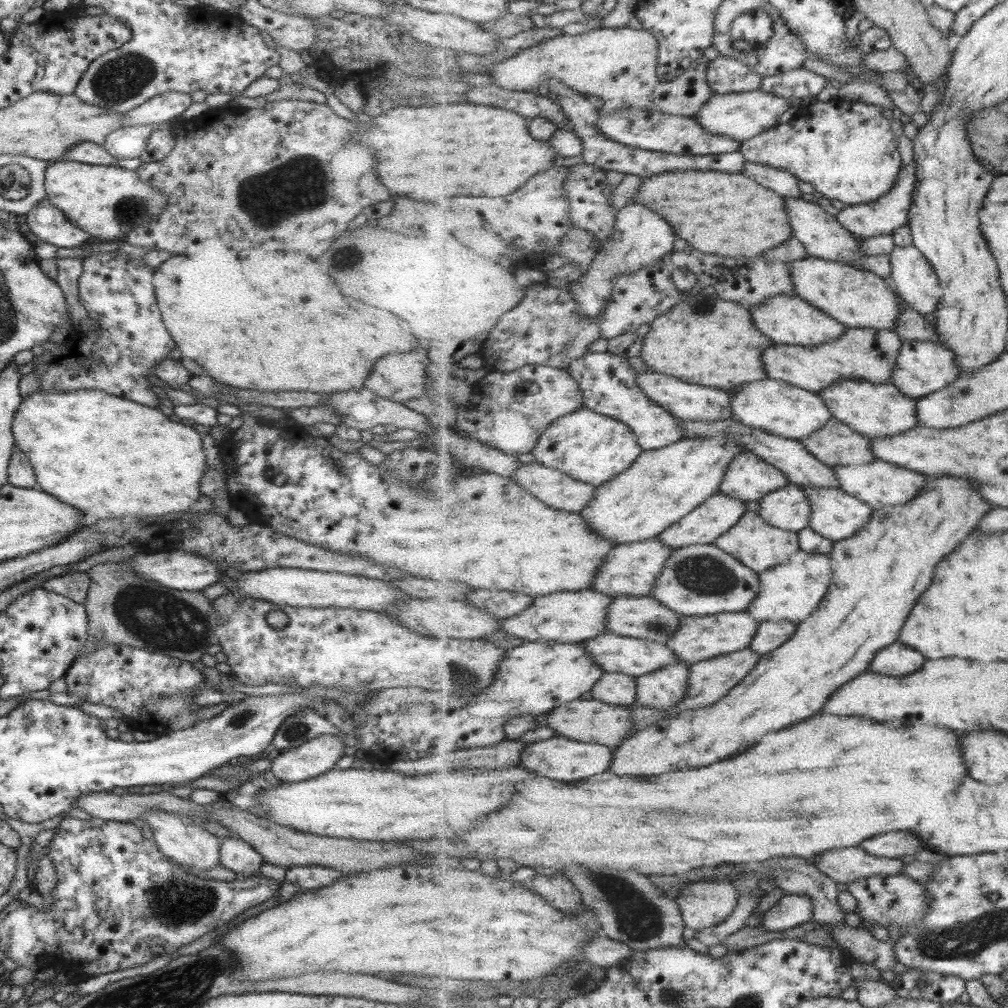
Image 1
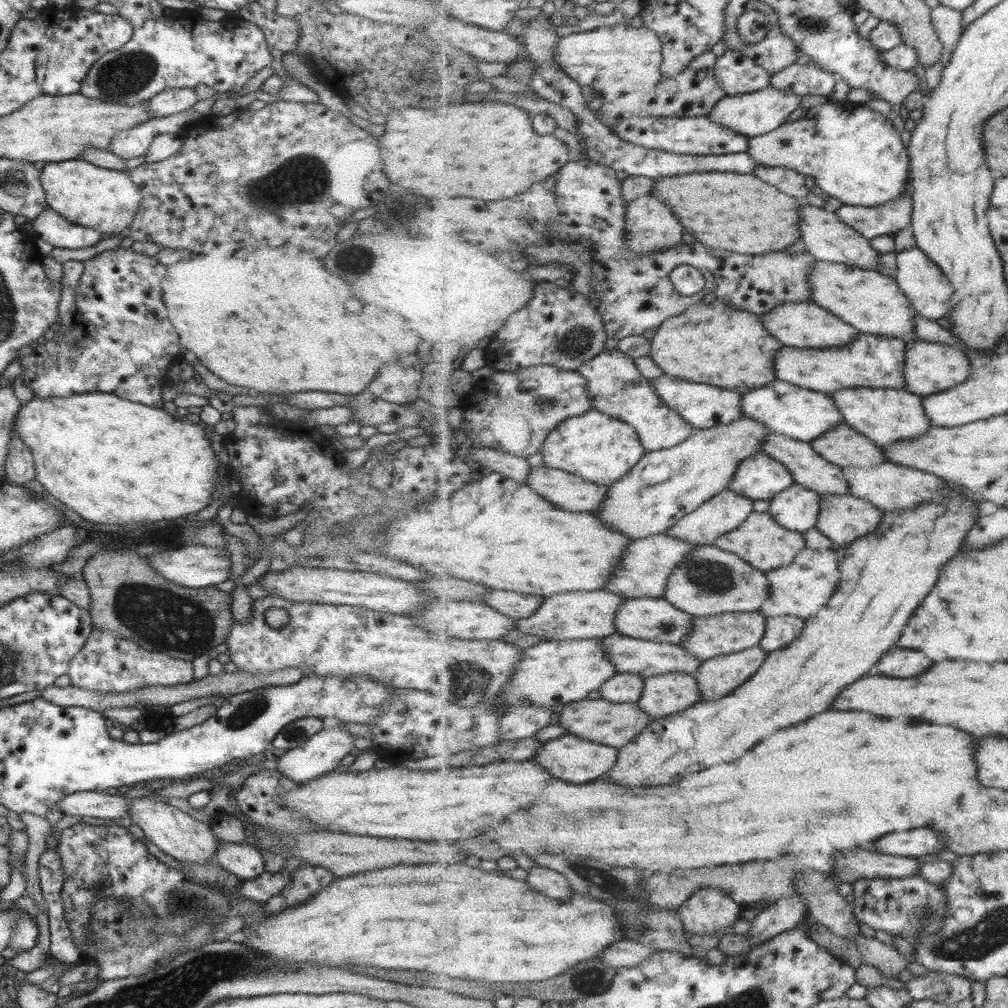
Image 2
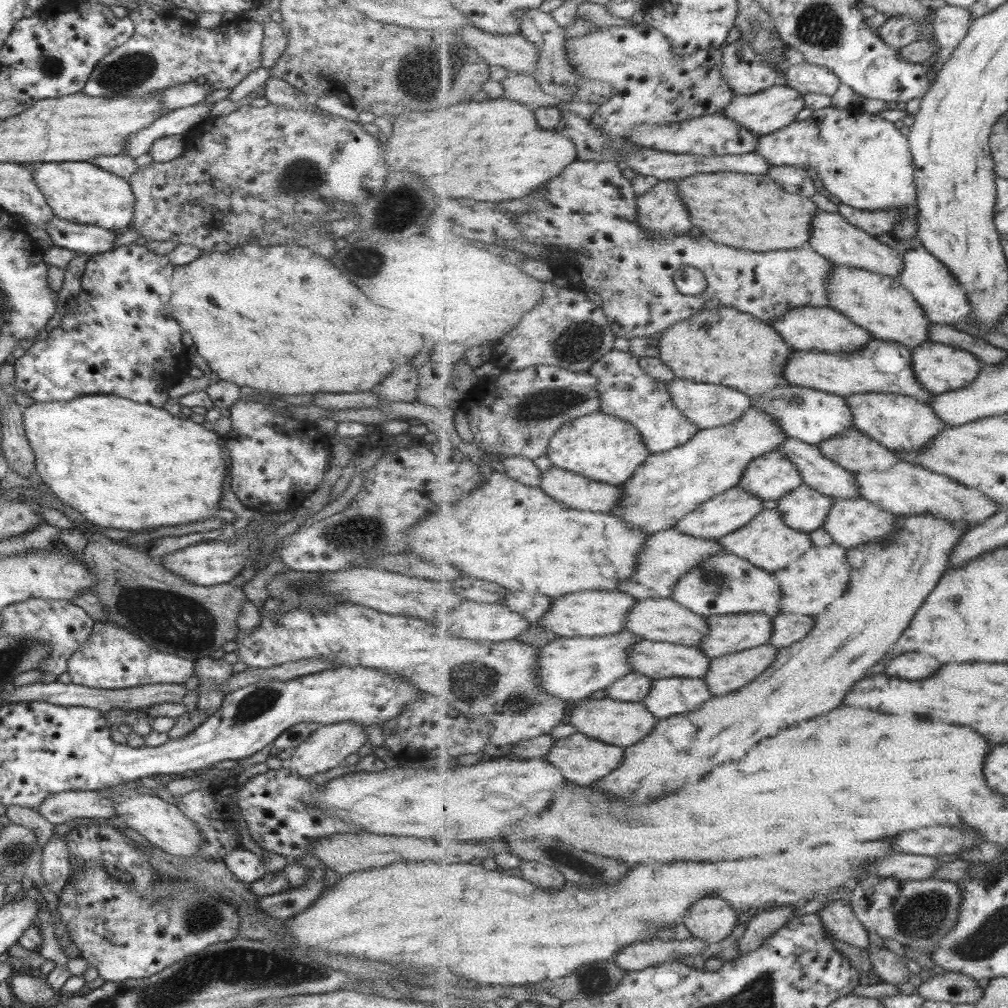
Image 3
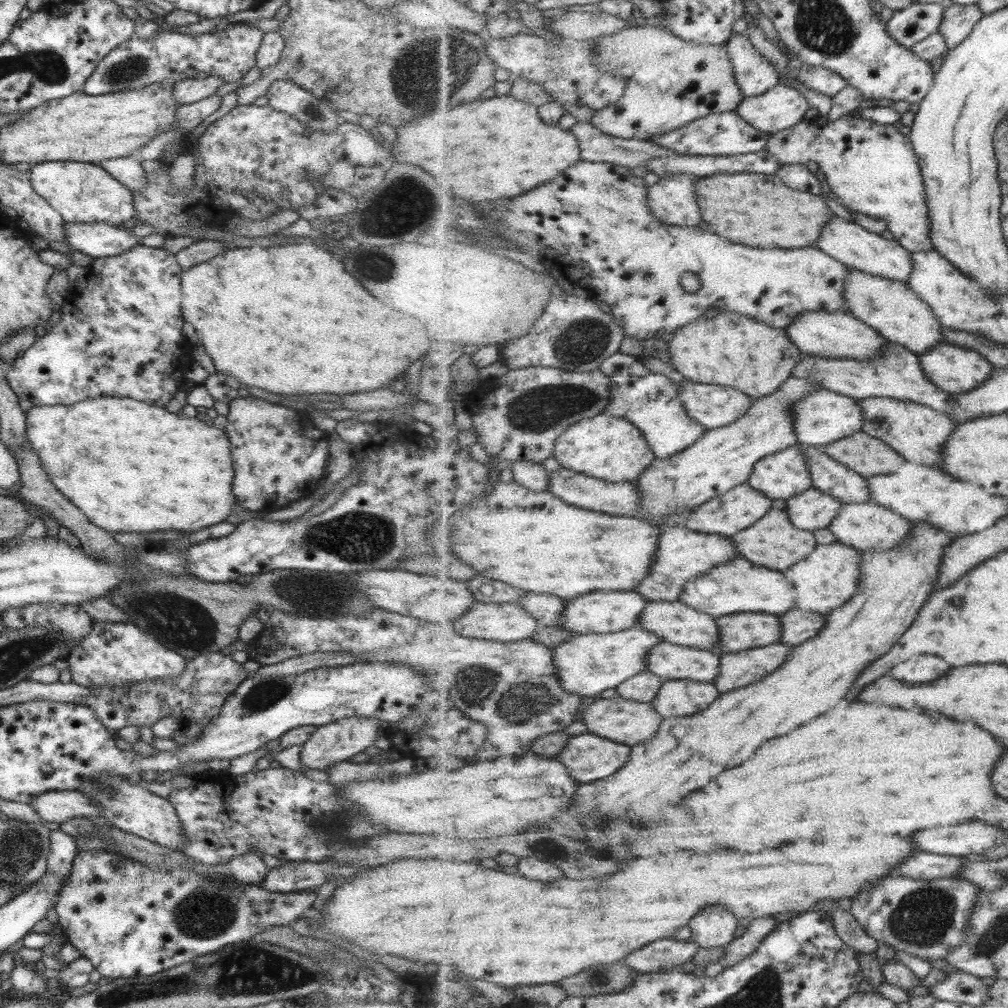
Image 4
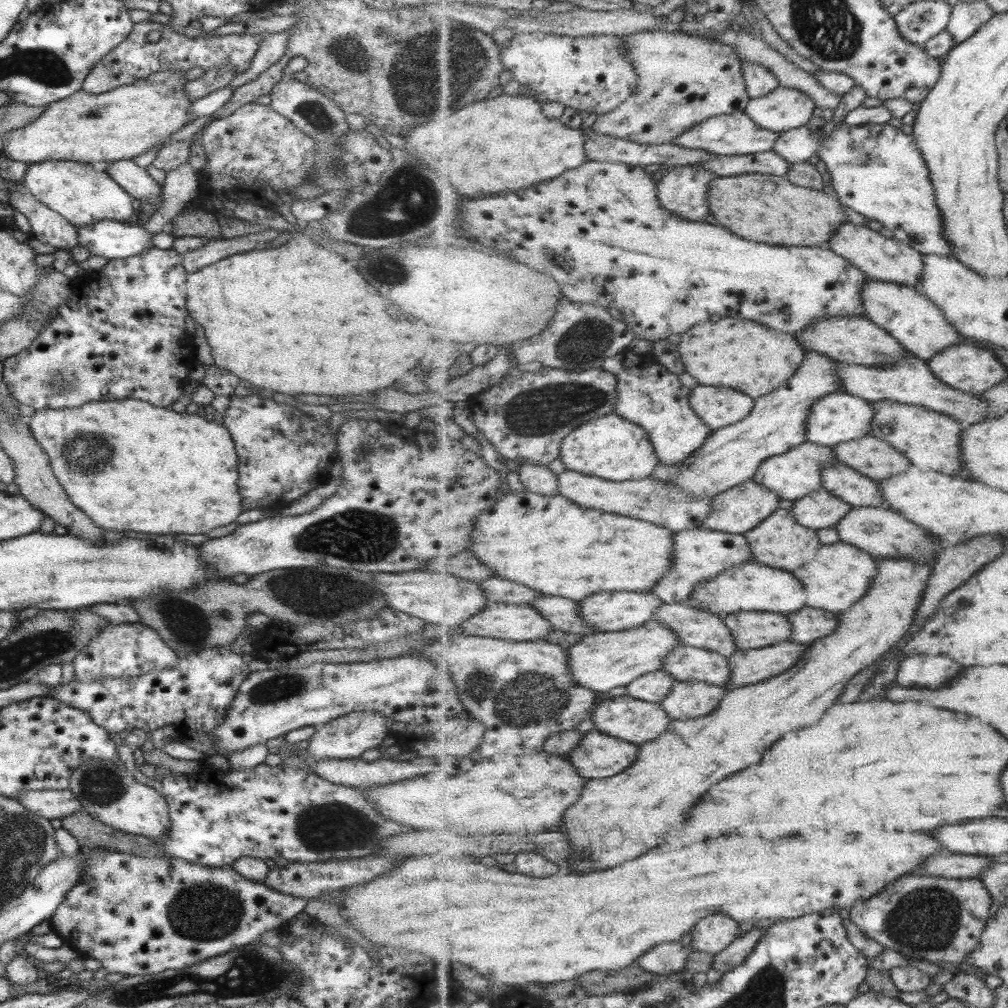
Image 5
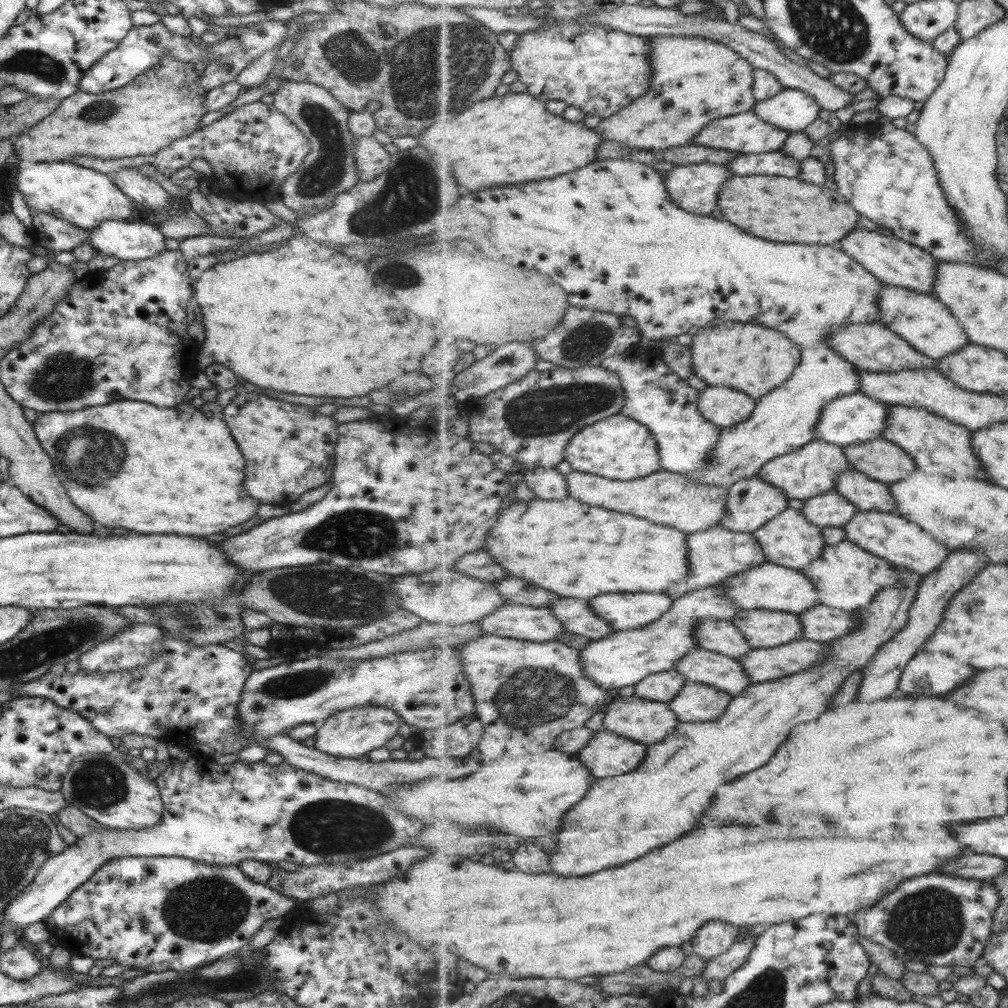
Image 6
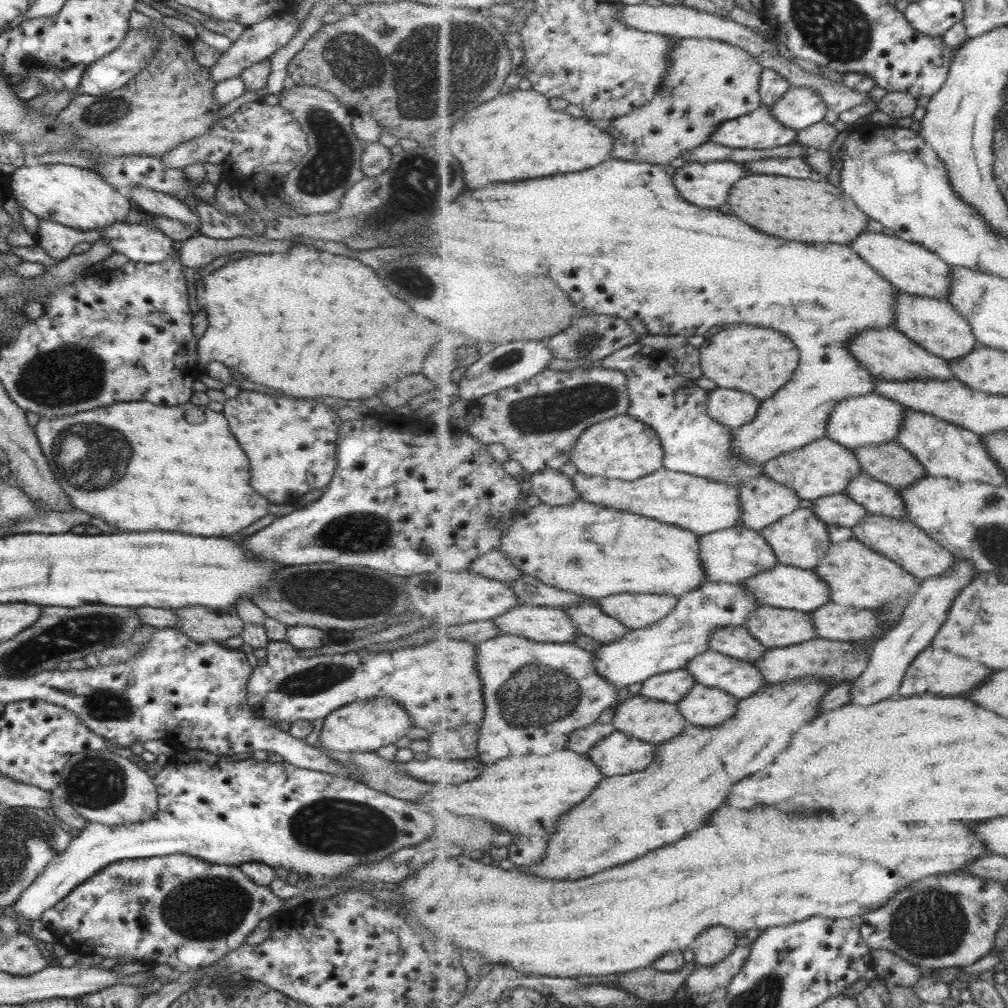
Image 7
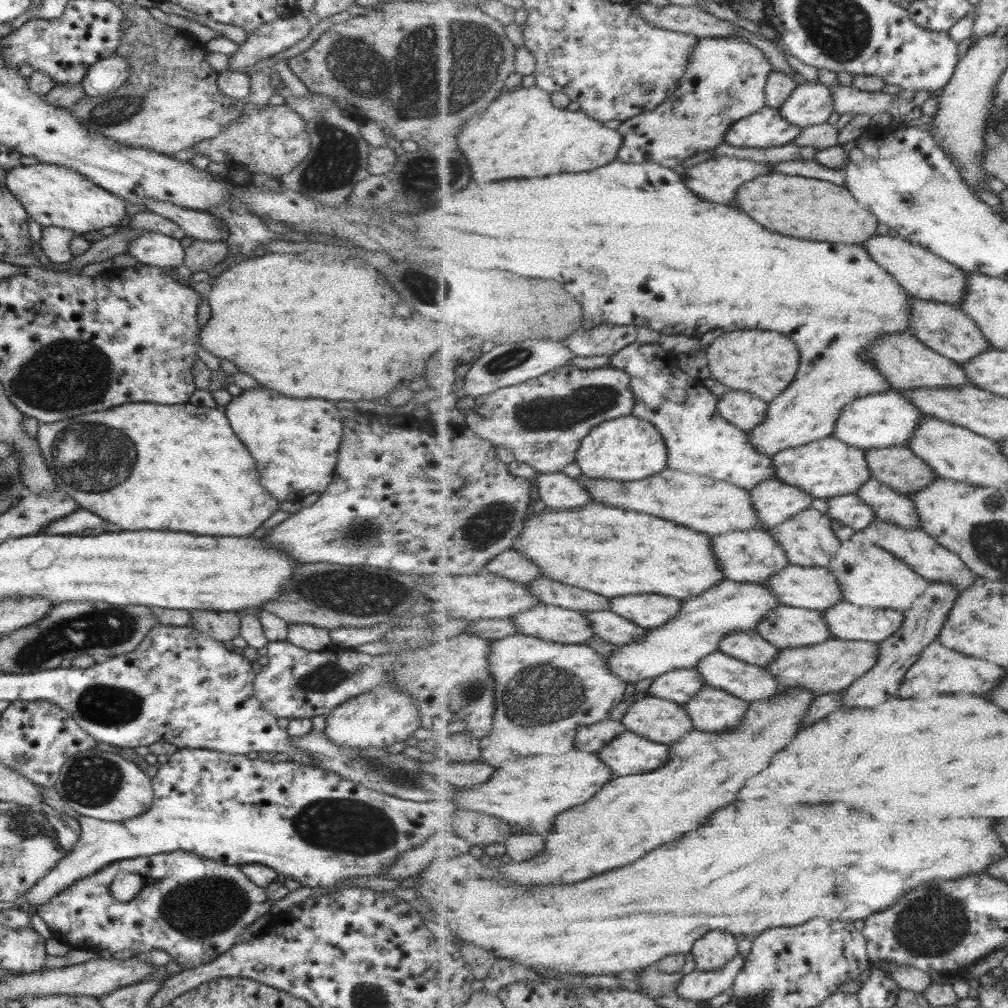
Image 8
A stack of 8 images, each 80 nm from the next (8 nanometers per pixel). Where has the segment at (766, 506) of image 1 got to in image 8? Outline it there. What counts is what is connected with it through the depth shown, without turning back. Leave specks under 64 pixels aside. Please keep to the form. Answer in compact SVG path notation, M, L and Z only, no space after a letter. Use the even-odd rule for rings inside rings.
M857 493L827 499L829 519L839 520L843 525L852 527L857 533L869 528L877 517L873 507L867 505Z

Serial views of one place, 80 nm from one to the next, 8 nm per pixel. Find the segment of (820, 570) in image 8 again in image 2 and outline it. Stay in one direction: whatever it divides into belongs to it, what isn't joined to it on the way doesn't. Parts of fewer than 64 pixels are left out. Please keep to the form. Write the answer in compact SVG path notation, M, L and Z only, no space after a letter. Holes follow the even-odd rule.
M716 544L697 547L683 564L677 566L662 596L673 606L695 617L732 612L759 612L771 596L768 574L754 568L737 553Z

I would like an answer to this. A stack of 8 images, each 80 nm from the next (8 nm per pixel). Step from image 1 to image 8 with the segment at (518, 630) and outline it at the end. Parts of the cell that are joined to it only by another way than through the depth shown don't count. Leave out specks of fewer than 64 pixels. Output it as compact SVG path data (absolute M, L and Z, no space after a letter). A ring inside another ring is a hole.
M627 595L612 597L610 609L624 616L627 620L635 621L643 628L652 629L665 626L668 620L680 614L681 599L663 595Z

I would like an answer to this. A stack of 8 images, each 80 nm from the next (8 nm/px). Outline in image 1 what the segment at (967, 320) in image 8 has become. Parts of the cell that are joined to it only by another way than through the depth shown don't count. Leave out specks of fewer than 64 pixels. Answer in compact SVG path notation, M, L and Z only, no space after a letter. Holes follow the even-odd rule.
M811 255L801 260L792 261L790 271L792 272L792 281L796 284L797 296L820 308L823 312L827 312L835 320L841 321L841 324L848 325L851 328L894 331L897 319L900 319L901 302L903 300L895 291L893 283L889 283L887 279L860 267L841 263L840 261L820 259Z

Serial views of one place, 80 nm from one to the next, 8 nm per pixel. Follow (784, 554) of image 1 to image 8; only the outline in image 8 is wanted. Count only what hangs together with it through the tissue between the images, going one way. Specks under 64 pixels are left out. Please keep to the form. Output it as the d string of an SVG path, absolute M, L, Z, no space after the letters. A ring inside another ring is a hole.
M815 508L799 512L797 516L785 520L785 523L769 529L767 532L785 549L789 556L789 563L798 566L828 567L837 558L837 553L843 543L833 531L832 519Z

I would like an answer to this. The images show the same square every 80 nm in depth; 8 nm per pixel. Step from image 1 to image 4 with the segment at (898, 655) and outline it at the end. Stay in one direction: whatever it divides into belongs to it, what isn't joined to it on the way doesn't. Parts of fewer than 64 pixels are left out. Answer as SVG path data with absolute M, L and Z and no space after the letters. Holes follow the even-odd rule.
M917 655L905 662L896 664L889 672L893 677L908 683L933 682L947 674L951 664L937 656Z

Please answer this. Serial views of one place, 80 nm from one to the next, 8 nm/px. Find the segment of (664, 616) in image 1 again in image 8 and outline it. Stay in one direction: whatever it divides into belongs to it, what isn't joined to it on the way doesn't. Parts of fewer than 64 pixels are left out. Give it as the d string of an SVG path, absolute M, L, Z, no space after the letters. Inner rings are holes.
M756 630L745 632L733 632L725 636L725 640L718 648L719 651L739 660L748 661L749 664L767 667L775 660L781 648L769 643Z

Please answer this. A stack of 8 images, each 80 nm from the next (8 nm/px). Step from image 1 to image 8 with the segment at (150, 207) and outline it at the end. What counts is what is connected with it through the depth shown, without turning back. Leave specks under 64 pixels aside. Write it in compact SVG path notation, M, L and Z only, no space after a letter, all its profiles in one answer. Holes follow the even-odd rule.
M47 163L21 165L9 169L5 177L7 190L21 203L23 210L42 228L53 225L82 236L107 226L125 223L125 202L86 179L76 170Z

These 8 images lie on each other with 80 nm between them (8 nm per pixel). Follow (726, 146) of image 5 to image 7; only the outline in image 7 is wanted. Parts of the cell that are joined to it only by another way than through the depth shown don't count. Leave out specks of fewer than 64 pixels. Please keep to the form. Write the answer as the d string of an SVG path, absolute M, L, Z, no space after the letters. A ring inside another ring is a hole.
M762 104L756 111L750 112L748 115L721 123L719 130L715 132L711 140L733 148L759 148L761 150L761 148L775 148L792 144L798 135L799 132L795 128L789 128L776 119L769 105Z

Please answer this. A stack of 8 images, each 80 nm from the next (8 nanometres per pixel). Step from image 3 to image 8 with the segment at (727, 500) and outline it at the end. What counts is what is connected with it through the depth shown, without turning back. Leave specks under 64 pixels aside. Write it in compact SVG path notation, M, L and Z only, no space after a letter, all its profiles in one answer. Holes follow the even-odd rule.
M777 478L764 480L749 491L763 529L767 530L785 523L785 520L797 516L799 512L809 510L815 500L802 488Z

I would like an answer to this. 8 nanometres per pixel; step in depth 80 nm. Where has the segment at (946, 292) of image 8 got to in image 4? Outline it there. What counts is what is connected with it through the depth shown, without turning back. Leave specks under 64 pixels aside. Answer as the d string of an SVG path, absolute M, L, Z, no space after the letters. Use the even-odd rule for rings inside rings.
M836 215L824 226L816 246L853 269L859 269L886 279L907 282L914 269L913 252L899 244L898 240L882 238L876 232L871 232L860 224L855 224L853 221L847 221Z

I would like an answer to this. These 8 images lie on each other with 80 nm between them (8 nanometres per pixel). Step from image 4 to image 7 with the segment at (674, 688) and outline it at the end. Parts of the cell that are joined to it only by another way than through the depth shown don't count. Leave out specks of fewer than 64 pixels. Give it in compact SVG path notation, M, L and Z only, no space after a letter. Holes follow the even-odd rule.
M697 683L691 692L678 702L678 707L692 725L716 727L736 715L739 702L739 698L725 692L725 689Z

